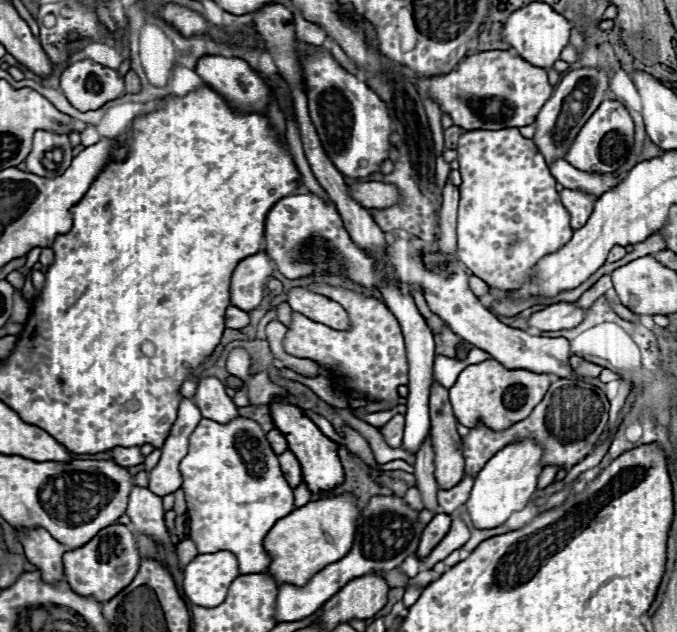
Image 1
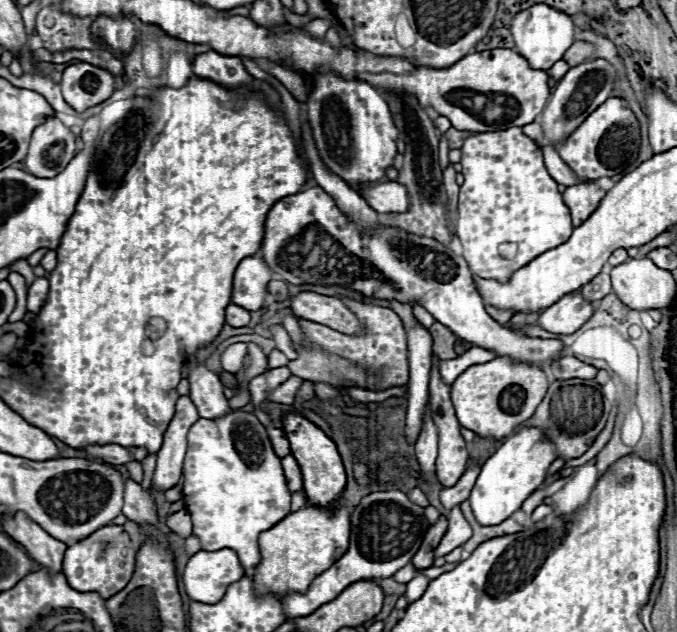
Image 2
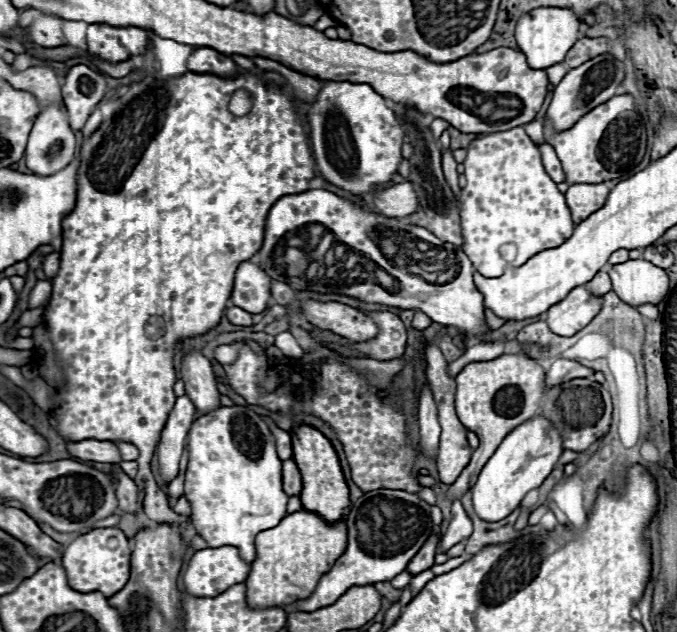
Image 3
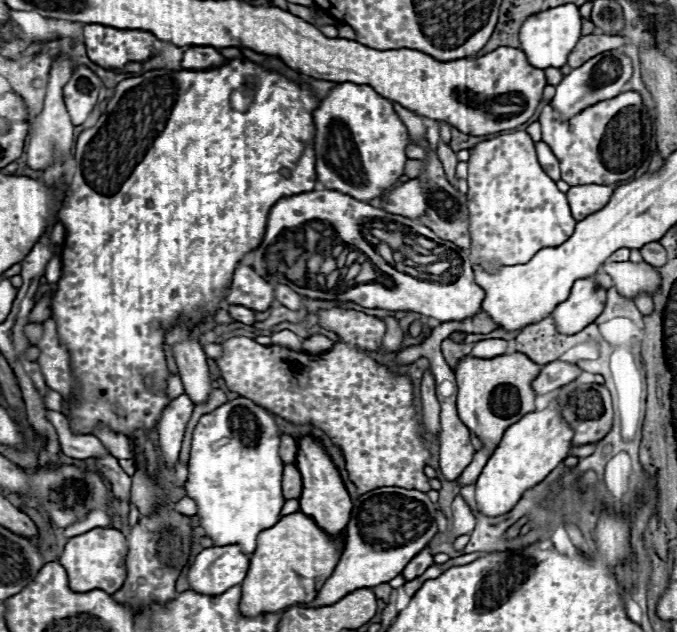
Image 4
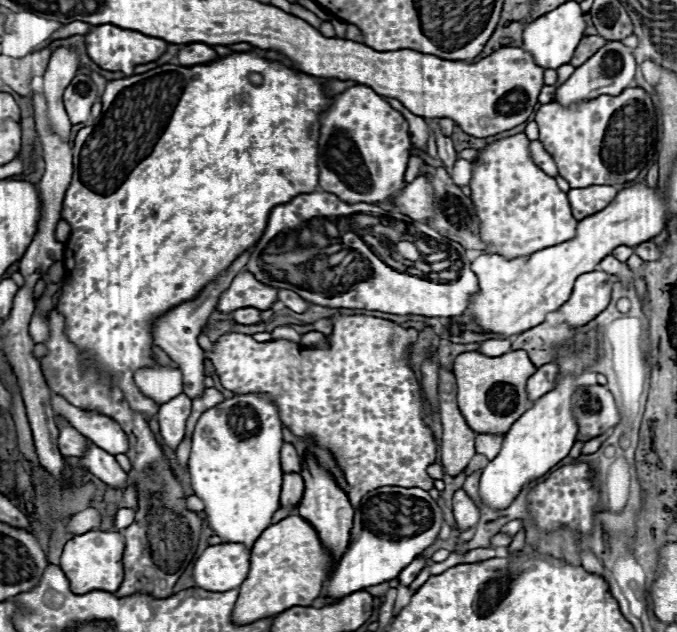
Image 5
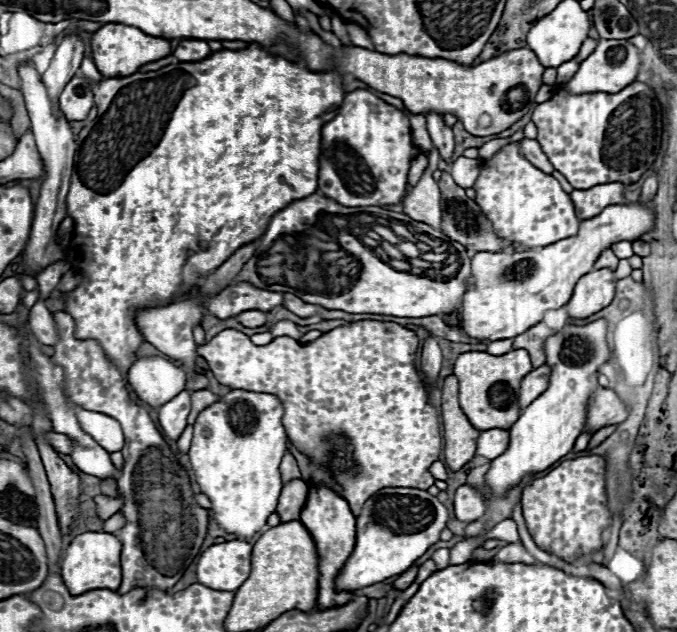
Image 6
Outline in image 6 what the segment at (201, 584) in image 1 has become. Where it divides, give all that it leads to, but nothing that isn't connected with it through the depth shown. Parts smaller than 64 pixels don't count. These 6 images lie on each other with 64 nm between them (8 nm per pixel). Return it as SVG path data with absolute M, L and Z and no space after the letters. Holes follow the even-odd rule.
M242 540L210 546L196 566L198 582L220 592L238 590L250 574L250 552L252 544Z

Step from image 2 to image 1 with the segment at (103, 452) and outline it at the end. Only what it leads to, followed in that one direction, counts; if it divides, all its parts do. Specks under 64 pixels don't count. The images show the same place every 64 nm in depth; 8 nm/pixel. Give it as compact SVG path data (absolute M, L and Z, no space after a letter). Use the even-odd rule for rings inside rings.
M138 446L114 448L114 450L110 450L110 456L120 466L138 466L138 464L144 464L144 456L140 454Z

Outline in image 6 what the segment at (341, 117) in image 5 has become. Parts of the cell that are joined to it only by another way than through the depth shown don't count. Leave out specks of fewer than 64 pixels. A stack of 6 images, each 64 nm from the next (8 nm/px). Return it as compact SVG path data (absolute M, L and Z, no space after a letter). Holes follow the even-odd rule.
M352 90L344 96L344 102L338 108L338 114L328 120L322 128L322 154L320 154L320 176L318 190L340 202L342 206L386 206L398 204L408 188L408 168L416 156L416 146L410 136L408 116L386 104L370 90Z

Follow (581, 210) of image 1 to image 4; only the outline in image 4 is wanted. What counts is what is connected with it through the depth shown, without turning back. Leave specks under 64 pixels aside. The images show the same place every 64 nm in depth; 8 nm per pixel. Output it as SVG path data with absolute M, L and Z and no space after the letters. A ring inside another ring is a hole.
M584 184L584 186L572 186L566 196L572 208L572 216L576 222L580 218L586 218L588 214L604 208L608 204L608 198L612 196L614 188L606 184Z

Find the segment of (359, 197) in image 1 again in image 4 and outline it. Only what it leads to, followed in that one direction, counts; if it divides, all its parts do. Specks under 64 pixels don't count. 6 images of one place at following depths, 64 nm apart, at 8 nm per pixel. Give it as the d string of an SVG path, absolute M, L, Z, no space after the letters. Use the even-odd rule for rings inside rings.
M408 180L394 190L386 192L382 198L382 210L406 218L418 218L426 210L426 200L418 180Z

